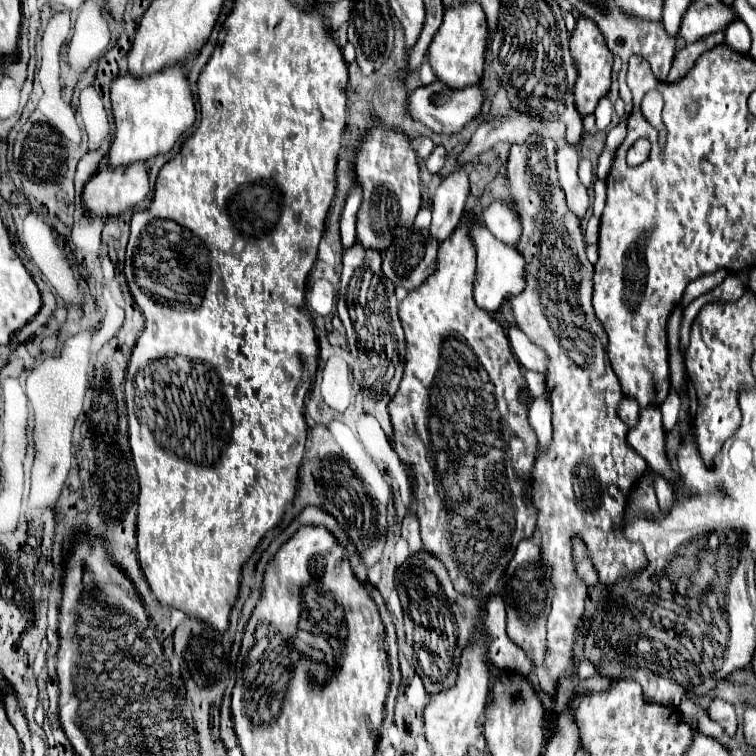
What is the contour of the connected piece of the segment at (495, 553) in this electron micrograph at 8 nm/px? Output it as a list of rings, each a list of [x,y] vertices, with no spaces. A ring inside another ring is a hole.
[[[464,215],[458,229],[448,237],[448,241],[444,241],[440,245],[440,253],[438,253],[438,269],[424,281],[424,285],[420,285],[420,289],[412,289],[404,301],[400,301],[400,321],[406,333],[406,365],[404,365],[404,377],[400,381],[400,387],[396,391],[396,395],[390,399],[388,403],[388,413],[390,413],[390,421],[392,421],[392,429],[394,435],[390,437],[390,445],[392,449],[398,453],[400,461],[404,463],[404,467],[408,467],[414,473],[414,489],[416,489],[416,517],[420,523],[420,537],[424,543],[424,551],[428,551],[430,555],[434,555],[436,559],[440,559],[444,563],[444,567],[450,573],[450,579],[454,583],[454,589],[462,595],[470,595],[478,601],[488,599],[494,589],[498,587],[498,581],[502,579],[510,559],[514,557],[516,545],[524,539],[530,537],[536,529],[536,507],[532,503],[532,499],[526,497],[526,489],[530,483],[530,473],[532,473],[532,465],[538,453],[538,441],[536,441],[536,433],[528,423],[528,405],[522,403],[520,393],[528,393],[526,389],[526,379],[520,371],[520,363],[516,361],[508,337],[502,329],[502,325],[490,317],[490,313],[486,313],[484,309],[480,309],[474,303],[472,297],[472,281],[474,281],[474,269],[476,269],[476,249],[472,249],[472,243],[468,241],[468,237],[464,237],[464,225],[472,225],[474,217]]]

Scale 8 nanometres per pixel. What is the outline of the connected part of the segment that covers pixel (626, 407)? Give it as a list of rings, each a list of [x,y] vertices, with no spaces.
[[[622,397],[622,401],[618,403],[618,417],[628,423],[628,427],[636,427],[636,419],[638,419],[638,403],[632,397]]]

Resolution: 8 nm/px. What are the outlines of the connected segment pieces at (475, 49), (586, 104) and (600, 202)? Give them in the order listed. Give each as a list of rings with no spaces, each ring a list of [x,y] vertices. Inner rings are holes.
[[[476,1],[456,3],[454,7],[448,7],[444,13],[444,21],[434,35],[430,49],[428,49],[428,61],[436,73],[436,77],[444,83],[452,85],[474,85],[482,79],[484,69],[484,53],[488,45],[488,21],[486,15]]]
[[[580,17],[576,21],[574,35],[570,37],[570,55],[572,55],[572,61],[576,63],[576,69],[578,69],[578,79],[574,83],[574,105],[576,105],[576,111],[582,117],[586,117],[596,109],[598,101],[610,91],[612,63],[614,63],[614,57],[606,45],[606,39],[592,19]]]
[[[596,180],[593,185],[594,203],[593,203],[593,215],[594,217],[600,217],[602,215],[602,209],[606,204],[607,196],[607,184],[605,180]]]

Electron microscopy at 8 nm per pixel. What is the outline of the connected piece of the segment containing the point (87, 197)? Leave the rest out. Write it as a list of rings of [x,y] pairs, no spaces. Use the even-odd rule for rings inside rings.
[[[136,161],[134,165],[126,167],[102,167],[98,169],[84,185],[84,207],[88,213],[100,215],[100,217],[112,217],[118,215],[126,209],[136,207],[144,197],[148,195],[148,163],[146,161]]]

